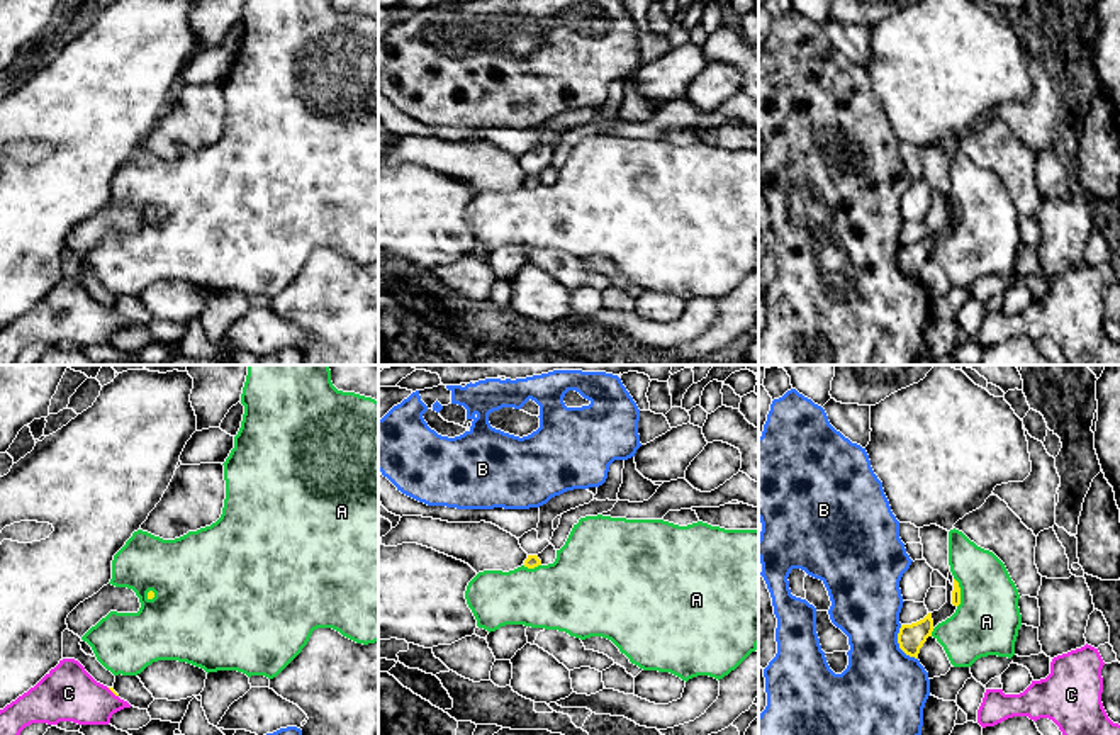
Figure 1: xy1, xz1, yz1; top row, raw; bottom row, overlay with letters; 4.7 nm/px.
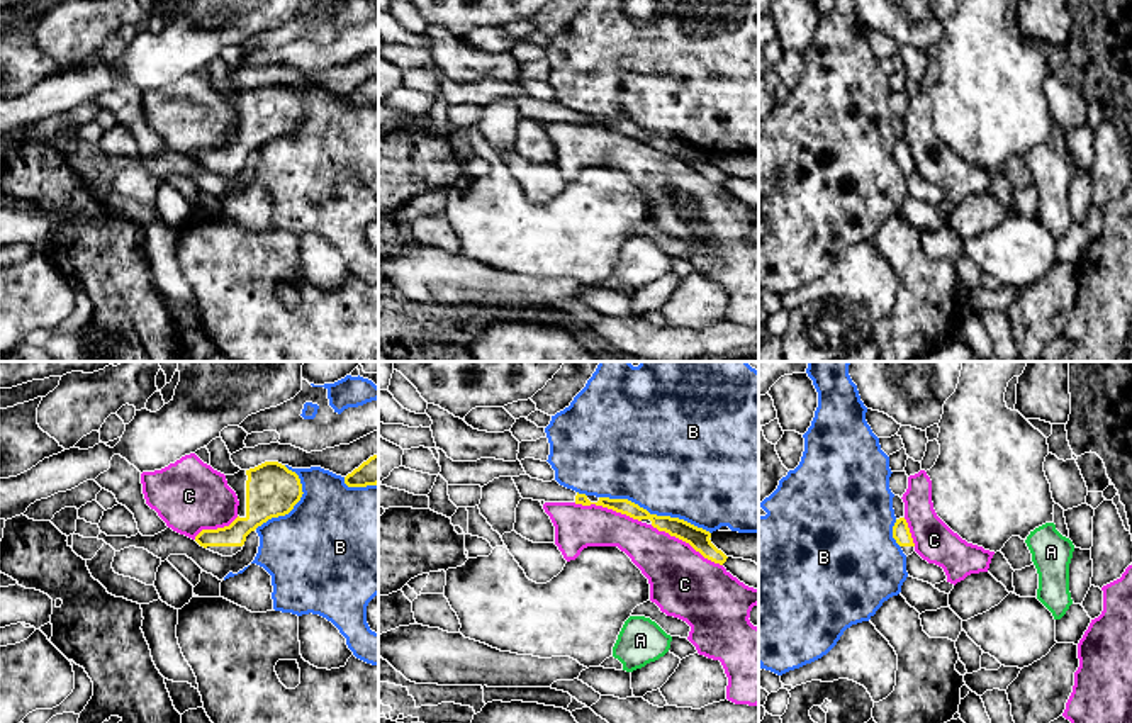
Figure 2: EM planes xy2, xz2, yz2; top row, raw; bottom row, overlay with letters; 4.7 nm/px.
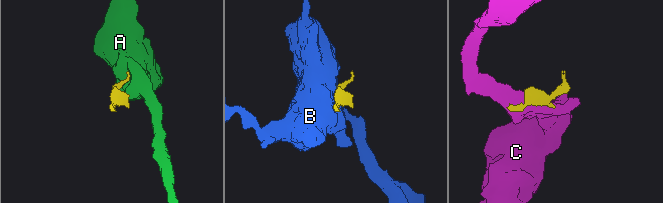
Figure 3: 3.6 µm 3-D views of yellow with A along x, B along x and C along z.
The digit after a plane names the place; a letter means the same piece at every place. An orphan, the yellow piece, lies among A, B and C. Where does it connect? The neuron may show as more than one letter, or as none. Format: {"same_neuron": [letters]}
{"same_neuron": []}

